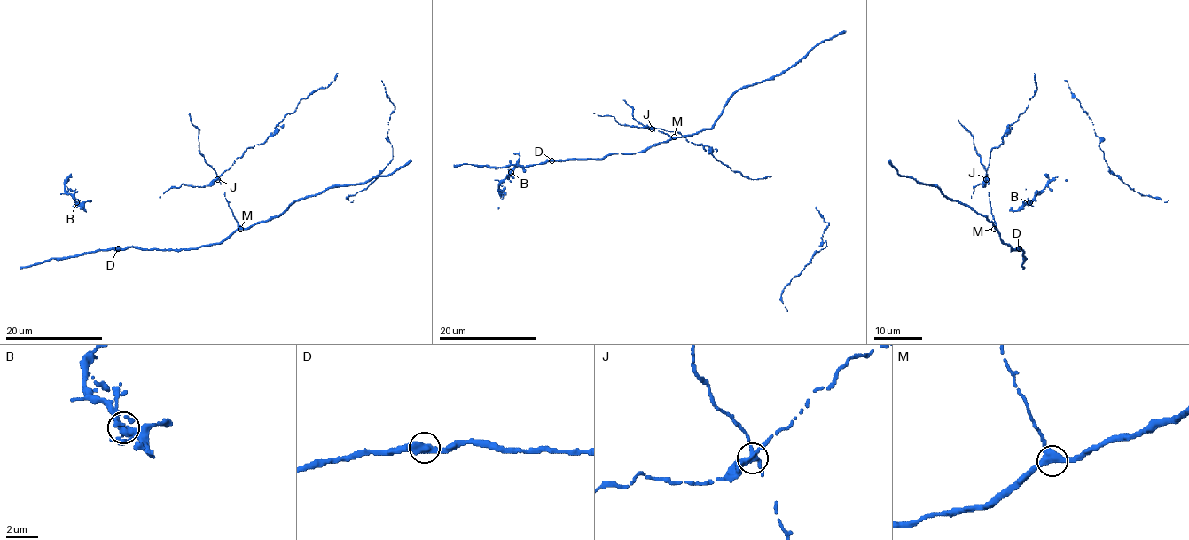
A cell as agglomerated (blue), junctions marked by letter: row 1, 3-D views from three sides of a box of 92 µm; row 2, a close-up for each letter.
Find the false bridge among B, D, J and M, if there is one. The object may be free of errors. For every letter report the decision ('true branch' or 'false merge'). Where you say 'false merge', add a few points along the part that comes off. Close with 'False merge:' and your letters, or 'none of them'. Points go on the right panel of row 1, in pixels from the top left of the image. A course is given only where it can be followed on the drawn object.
B: true branch
D: true branch
J: false merge
M: true branch
False merge: J

